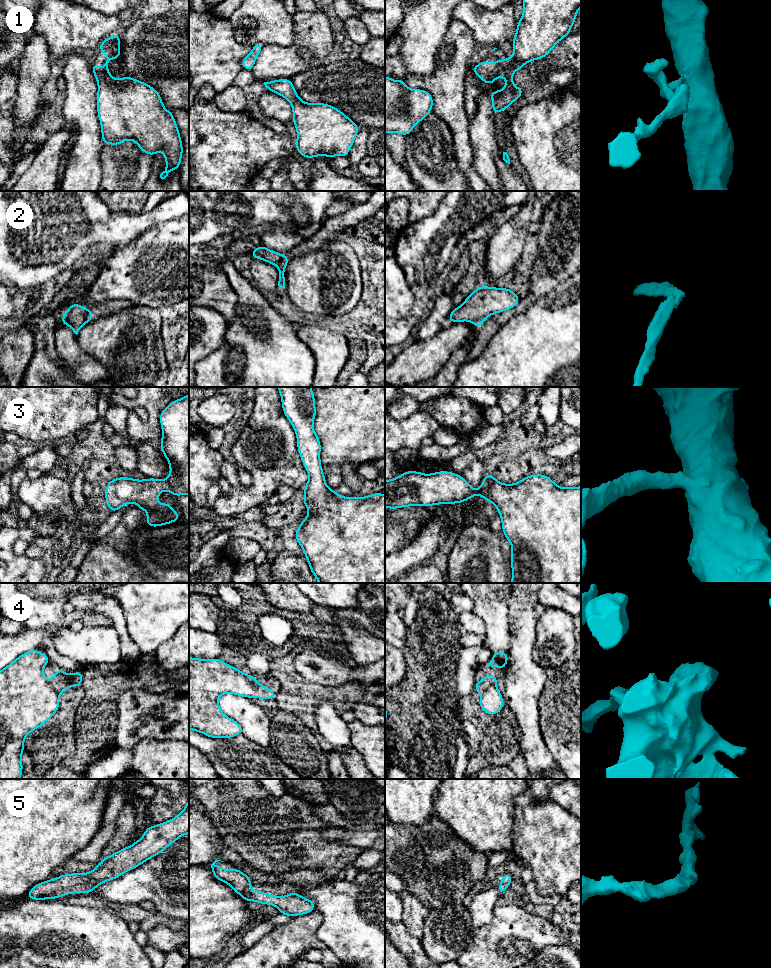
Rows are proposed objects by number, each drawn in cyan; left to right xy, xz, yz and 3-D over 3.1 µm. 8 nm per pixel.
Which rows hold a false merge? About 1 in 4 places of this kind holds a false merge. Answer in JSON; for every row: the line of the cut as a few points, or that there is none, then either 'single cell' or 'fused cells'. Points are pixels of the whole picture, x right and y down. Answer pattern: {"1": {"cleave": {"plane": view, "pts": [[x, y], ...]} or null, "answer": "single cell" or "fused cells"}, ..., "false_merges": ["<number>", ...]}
{"1": {"cleave": null, "answer": "single cell"}, "2": {"cleave": {"plane": "xy", "pts": [[87, 310], [84, 322]]}, "answer": "fused cells"}, "3": {"cleave": null, "answer": "single cell"}, "4": {"cleave": {"plane": "xz", "pts": [[242, 673], [253, 687], [252, 697]]}, "answer": "fused cells"}, "5": {"cleave": null, "answer": "single cell"}, "false_merges": ["2", "4"]}

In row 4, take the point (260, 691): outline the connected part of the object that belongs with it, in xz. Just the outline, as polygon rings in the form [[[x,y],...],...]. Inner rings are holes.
[[[243,673],[244,674],[244,673]],[[244,674],[247,680],[253,685],[254,693],[252,698],[259,699],[275,699],[277,693],[273,692],[270,688],[261,685],[253,675]]]

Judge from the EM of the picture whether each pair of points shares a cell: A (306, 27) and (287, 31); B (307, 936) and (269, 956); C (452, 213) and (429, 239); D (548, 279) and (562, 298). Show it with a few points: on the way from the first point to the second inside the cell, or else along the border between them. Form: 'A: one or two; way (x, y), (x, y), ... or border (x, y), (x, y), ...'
A: two; border (293, 15), (294, 40), (288, 45), (278, 45)
B: one; way (298, 936), (278, 950)
C: one; way (449, 219), (435, 233)
D: two; border (570, 276), (537, 299)

